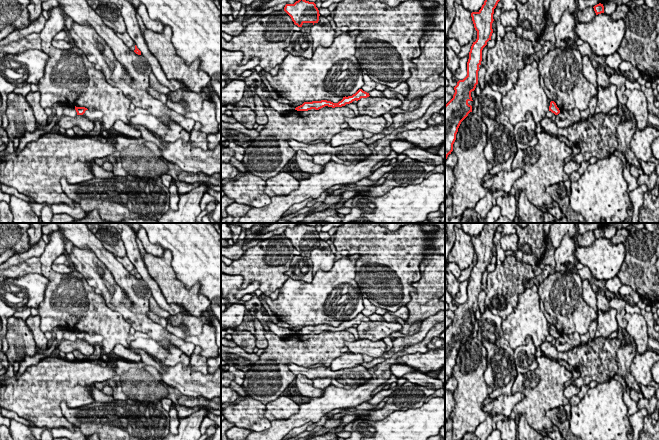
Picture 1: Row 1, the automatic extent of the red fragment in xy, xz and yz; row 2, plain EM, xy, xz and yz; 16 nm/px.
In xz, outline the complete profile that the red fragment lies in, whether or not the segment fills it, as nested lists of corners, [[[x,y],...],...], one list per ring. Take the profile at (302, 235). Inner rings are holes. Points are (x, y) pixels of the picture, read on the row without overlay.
[[[299,223],[294,228],[286,228],[284,235],[291,241],[292,245],[298,251],[302,251],[304,247],[318,247],[319,234],[314,226]]]

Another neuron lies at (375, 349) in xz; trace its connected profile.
[[[359,339],[351,342],[346,341],[345,346],[353,354],[366,354],[373,358],[382,357],[386,351],[386,344],[383,340]]]

